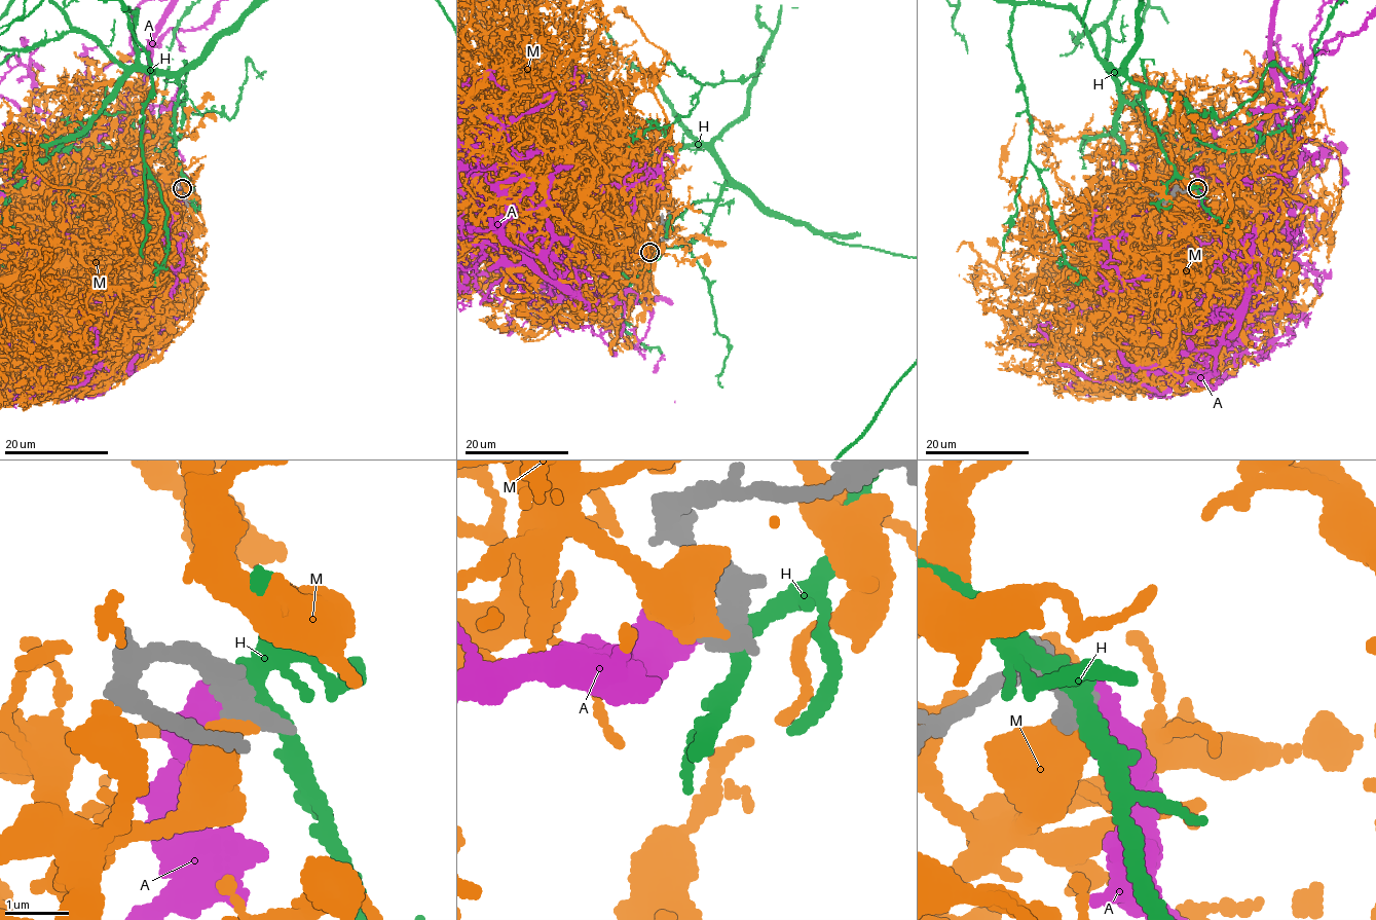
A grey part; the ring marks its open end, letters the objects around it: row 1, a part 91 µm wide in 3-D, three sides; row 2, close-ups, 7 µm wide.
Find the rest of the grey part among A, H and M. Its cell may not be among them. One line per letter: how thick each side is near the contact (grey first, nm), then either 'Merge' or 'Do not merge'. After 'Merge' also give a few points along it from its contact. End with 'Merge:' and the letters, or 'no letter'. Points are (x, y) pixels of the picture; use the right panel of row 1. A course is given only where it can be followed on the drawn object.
A: Thickness 550 nm (grey) against 500 nm. Merge
H: Thickness 550 nm (grey) against 280 nm. Do not merge
M: Thickness 360 nm (grey) against 400 nm. Do not merge
Merge: A

